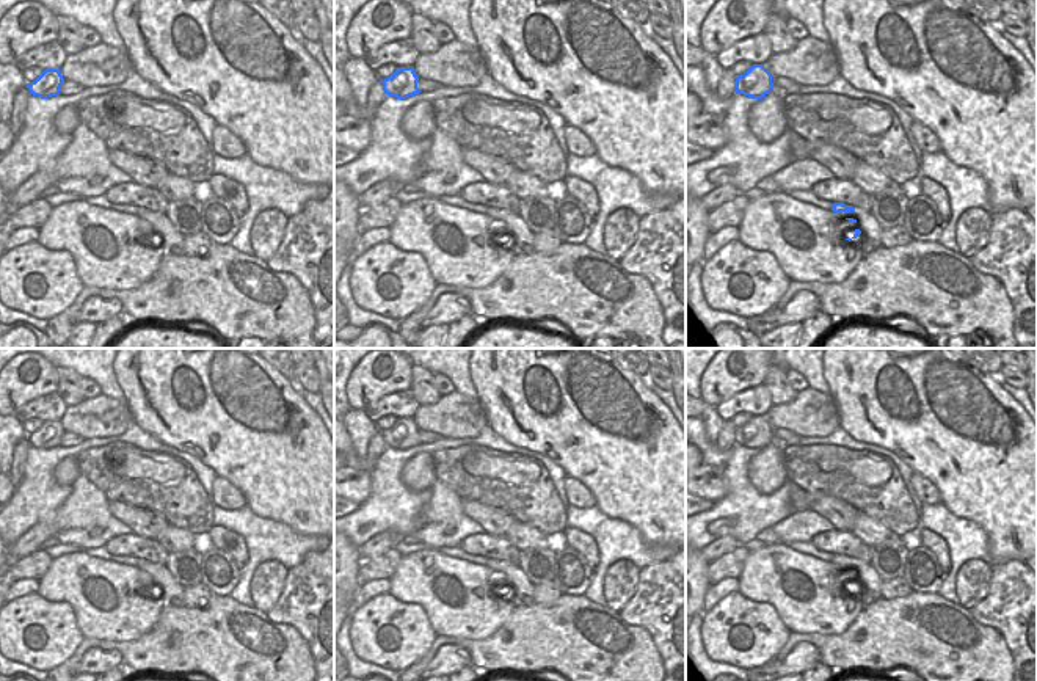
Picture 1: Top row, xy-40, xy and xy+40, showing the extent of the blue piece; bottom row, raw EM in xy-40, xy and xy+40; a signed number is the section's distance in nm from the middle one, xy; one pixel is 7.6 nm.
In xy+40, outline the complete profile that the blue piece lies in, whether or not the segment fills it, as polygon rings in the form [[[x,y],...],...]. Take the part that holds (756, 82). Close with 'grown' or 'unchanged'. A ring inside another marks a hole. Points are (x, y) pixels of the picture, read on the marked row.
[[[753,64],[744,75],[736,77],[734,83],[736,94],[751,99],[762,99],[773,88],[772,74],[762,64]]]; unchanged

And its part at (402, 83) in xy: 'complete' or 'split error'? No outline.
complete

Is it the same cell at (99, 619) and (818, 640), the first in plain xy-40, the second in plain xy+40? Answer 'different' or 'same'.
different

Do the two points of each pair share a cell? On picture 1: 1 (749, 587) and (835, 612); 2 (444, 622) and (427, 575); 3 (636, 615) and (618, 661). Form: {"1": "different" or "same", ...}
{"1": "same", "2": "same", "3": "different"}

